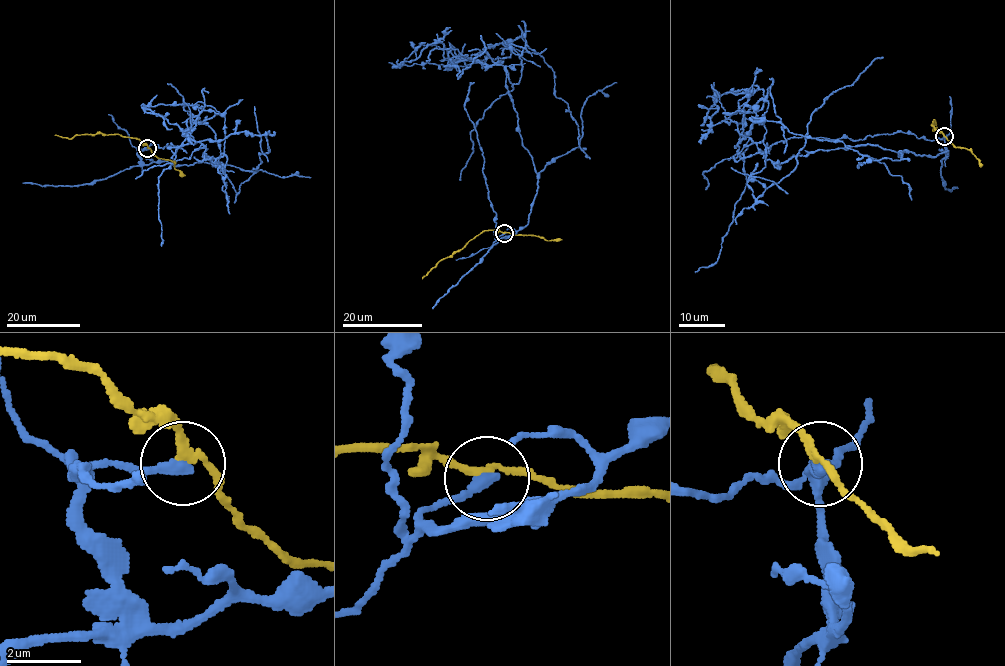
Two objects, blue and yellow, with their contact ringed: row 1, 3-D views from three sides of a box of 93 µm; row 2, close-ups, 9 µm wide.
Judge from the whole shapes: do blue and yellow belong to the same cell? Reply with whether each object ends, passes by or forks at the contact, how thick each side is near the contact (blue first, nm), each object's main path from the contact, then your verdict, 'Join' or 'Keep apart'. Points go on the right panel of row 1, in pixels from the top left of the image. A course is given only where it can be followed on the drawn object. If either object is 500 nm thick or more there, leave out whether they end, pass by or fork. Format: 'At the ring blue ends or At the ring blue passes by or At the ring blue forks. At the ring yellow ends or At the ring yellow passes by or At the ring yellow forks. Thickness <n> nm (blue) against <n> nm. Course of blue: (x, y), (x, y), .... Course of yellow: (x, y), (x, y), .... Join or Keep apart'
At the ring blue ends. At the ring yellow passes by. Thickness 320 nm (blue) against 180 nm. Course of blue: (944, 136), (946, 156), (858, 144), (771, 162), (746, 133), (773, 120), (839, 140), (900, 175), (911, 200). Course of yellow: (944, 136), (930, 125), (933, 121), (933, 130), (937, 127). Keep apart

